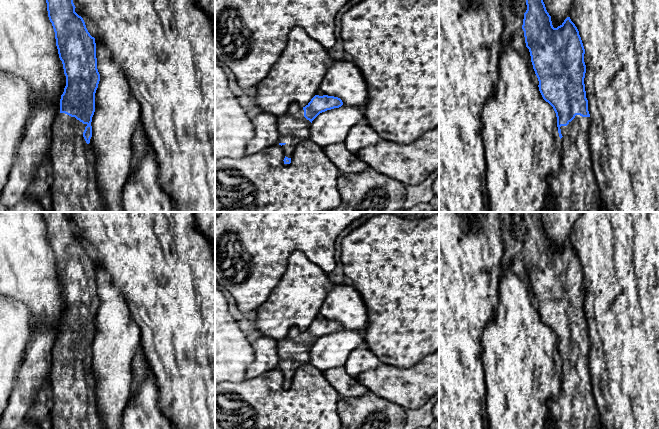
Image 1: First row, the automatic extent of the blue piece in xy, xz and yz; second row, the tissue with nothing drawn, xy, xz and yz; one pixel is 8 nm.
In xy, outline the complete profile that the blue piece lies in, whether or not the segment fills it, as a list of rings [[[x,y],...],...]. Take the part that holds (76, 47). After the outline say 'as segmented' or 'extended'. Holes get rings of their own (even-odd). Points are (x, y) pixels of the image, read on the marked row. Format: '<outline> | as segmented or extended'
[[[46,0],[59,58],[62,61],[66,86],[60,99],[60,112],[53,123],[53,141],[48,154],[52,165],[53,212],[106,212],[96,174],[96,155],[89,147],[95,93],[100,81],[97,69],[95,38],[75,12],[73,0]]] | extended

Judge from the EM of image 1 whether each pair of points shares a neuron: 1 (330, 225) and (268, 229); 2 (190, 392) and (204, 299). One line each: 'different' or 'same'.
1: same
2: same

